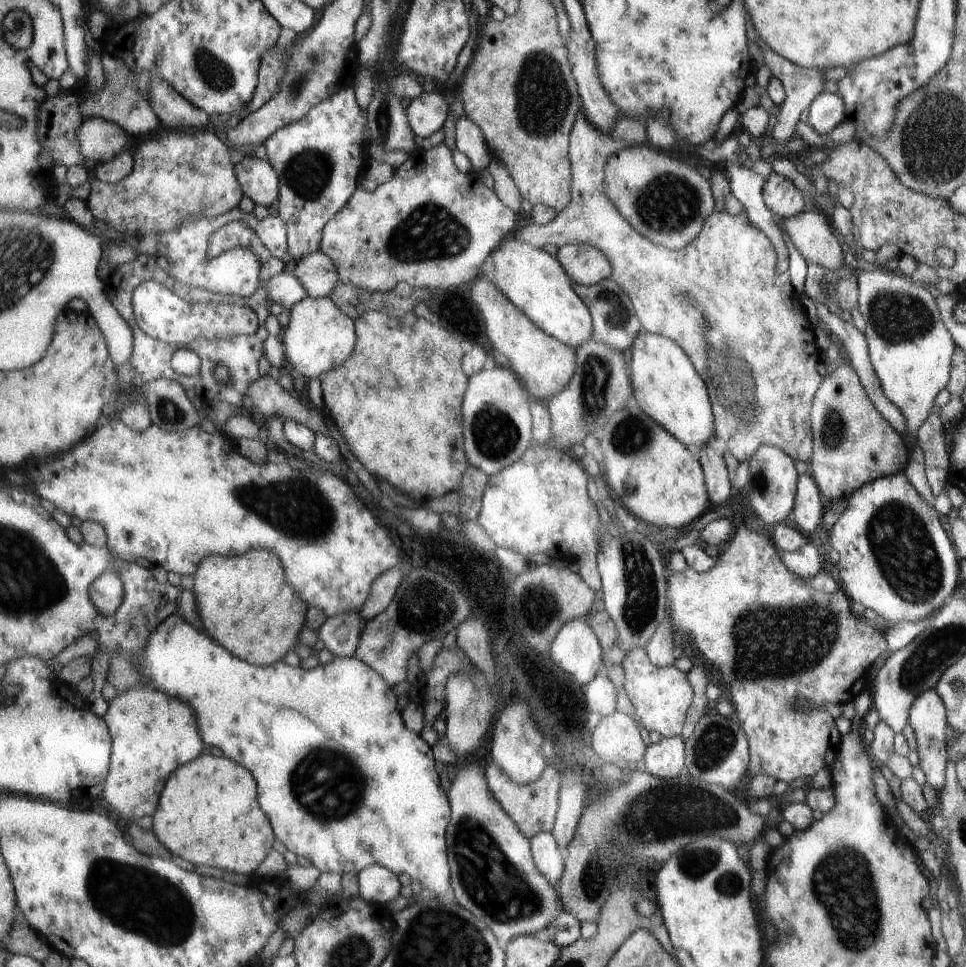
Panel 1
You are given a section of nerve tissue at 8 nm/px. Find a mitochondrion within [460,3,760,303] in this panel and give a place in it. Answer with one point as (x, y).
(542, 95)

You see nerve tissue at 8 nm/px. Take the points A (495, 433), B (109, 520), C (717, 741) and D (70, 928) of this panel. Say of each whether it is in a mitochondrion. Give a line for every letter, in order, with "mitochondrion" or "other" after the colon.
A: mitochondrion
B: other
C: mitochondrion
D: other

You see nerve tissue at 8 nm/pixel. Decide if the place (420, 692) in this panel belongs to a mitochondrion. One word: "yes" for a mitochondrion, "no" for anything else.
no

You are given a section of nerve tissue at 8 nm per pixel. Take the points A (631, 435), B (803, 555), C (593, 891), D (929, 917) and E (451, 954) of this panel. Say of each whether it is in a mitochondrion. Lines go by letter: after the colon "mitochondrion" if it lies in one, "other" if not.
A: mitochondrion
B: other
C: mitochondrion
D: other
E: mitochondrion

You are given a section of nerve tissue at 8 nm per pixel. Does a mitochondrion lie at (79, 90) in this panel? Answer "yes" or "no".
no

